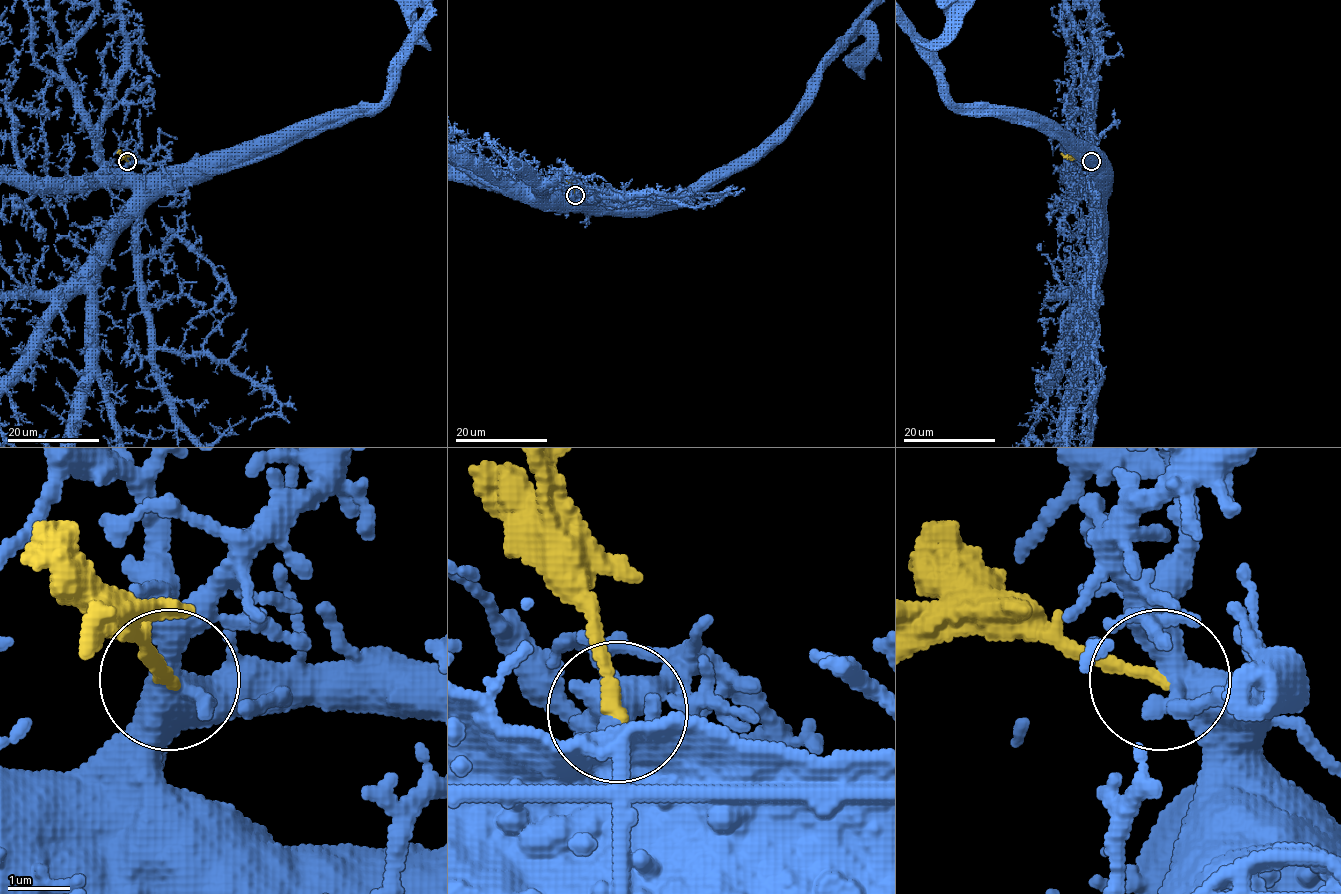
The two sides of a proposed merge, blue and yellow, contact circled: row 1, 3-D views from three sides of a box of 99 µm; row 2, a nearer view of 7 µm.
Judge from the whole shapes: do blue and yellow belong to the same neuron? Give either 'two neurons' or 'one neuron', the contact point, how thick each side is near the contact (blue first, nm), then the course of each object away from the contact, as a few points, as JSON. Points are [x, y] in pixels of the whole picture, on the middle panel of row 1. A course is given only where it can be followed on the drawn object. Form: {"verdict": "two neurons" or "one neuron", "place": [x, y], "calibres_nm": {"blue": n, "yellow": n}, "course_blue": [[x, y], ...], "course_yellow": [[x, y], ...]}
{"verdict": "two neurons", "place": [575, 195], "calibres_nm": {"blue": 550, "yellow": 200}, "course_blue": [[575, 195], [582, 198], [517, 198], [517, 193]], "course_yellow": [[575, 195], [567, 165]]}

